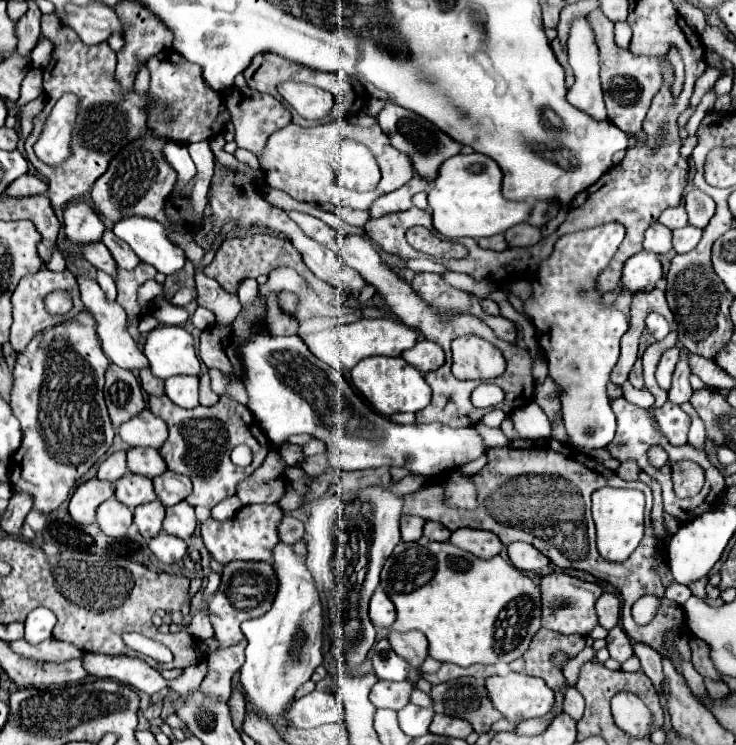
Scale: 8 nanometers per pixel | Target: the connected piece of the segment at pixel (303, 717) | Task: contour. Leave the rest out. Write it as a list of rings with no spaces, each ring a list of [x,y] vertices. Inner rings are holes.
[[[314,690],[312,694],[300,700],[294,700],[292,706],[286,710],[284,718],[288,720],[290,726],[296,726],[296,728],[314,729],[318,726],[338,723],[345,725],[344,704],[332,692],[324,694]],[[342,716],[343,720],[338,720]]]

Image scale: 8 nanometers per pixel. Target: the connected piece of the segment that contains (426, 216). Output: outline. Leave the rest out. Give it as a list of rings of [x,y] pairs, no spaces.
[[[410,208],[406,212],[394,212],[394,214],[376,218],[376,220],[368,220],[364,230],[366,230],[368,238],[378,242],[386,252],[396,254],[400,258],[414,258],[416,250],[406,242],[404,234],[408,228],[412,228],[416,224],[428,228],[430,232],[434,232],[438,236],[436,228],[432,226],[432,214],[426,210],[420,210],[420,208]]]

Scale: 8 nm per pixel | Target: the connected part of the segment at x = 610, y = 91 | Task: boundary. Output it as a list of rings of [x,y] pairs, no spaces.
[[[600,10],[590,12],[590,24],[596,32],[596,42],[600,46],[600,78],[604,88],[604,102],[608,120],[628,134],[636,134],[642,130],[642,120],[650,108],[652,98],[662,88],[662,58],[654,60],[652,56],[634,56],[630,50],[616,46],[614,42],[614,22],[610,22]]]

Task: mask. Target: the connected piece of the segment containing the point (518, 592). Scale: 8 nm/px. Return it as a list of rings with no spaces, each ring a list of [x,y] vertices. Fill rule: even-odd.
[[[422,536],[416,542],[400,542],[394,548],[382,568],[380,586],[396,606],[396,622],[392,624],[392,630],[424,632],[430,642],[430,656],[438,662],[452,662],[464,668],[478,662],[508,664],[524,656],[530,640],[540,630],[540,588],[502,556],[482,560],[470,552],[452,546],[450,542],[434,542]]]

